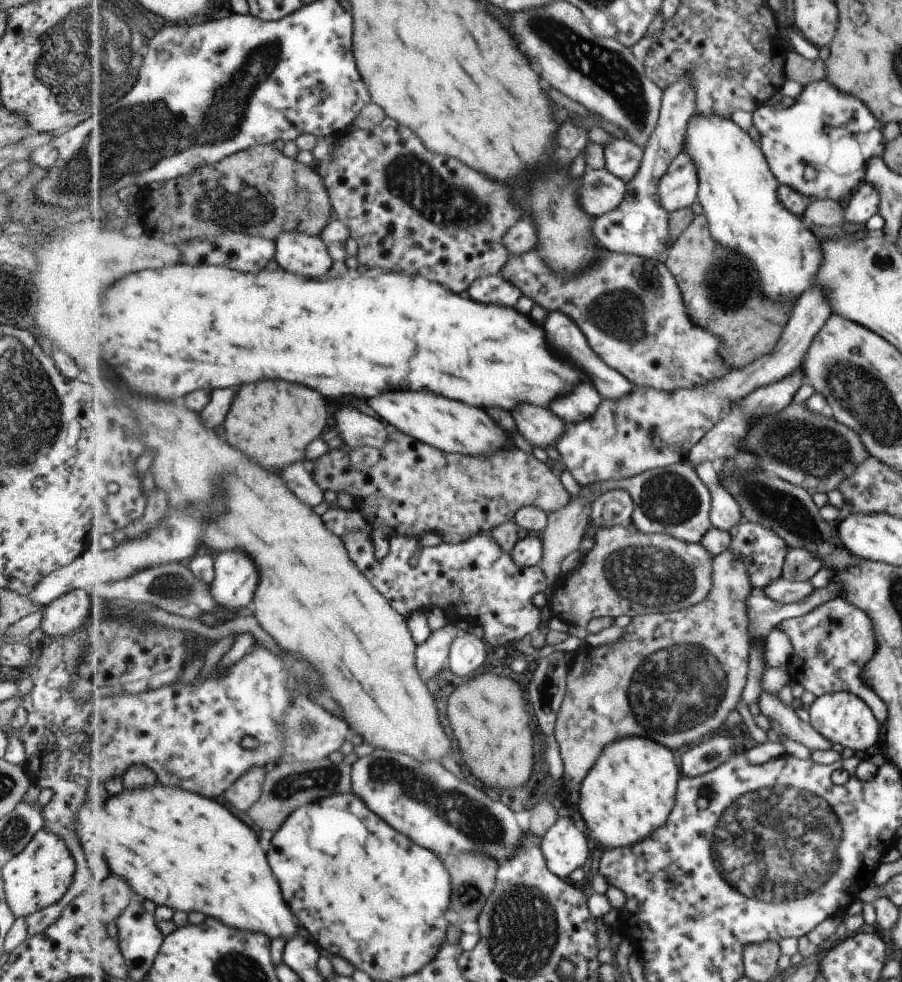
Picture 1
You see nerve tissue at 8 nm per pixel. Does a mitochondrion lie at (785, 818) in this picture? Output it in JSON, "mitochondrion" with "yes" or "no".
{"mitochondrion":"yes"}

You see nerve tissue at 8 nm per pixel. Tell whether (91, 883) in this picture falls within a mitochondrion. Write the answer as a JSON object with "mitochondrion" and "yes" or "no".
{"mitochondrion":"no"}

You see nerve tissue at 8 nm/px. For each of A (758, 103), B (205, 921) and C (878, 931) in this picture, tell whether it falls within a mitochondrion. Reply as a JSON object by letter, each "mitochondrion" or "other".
{"A":"other","B":"other","C":"other"}

